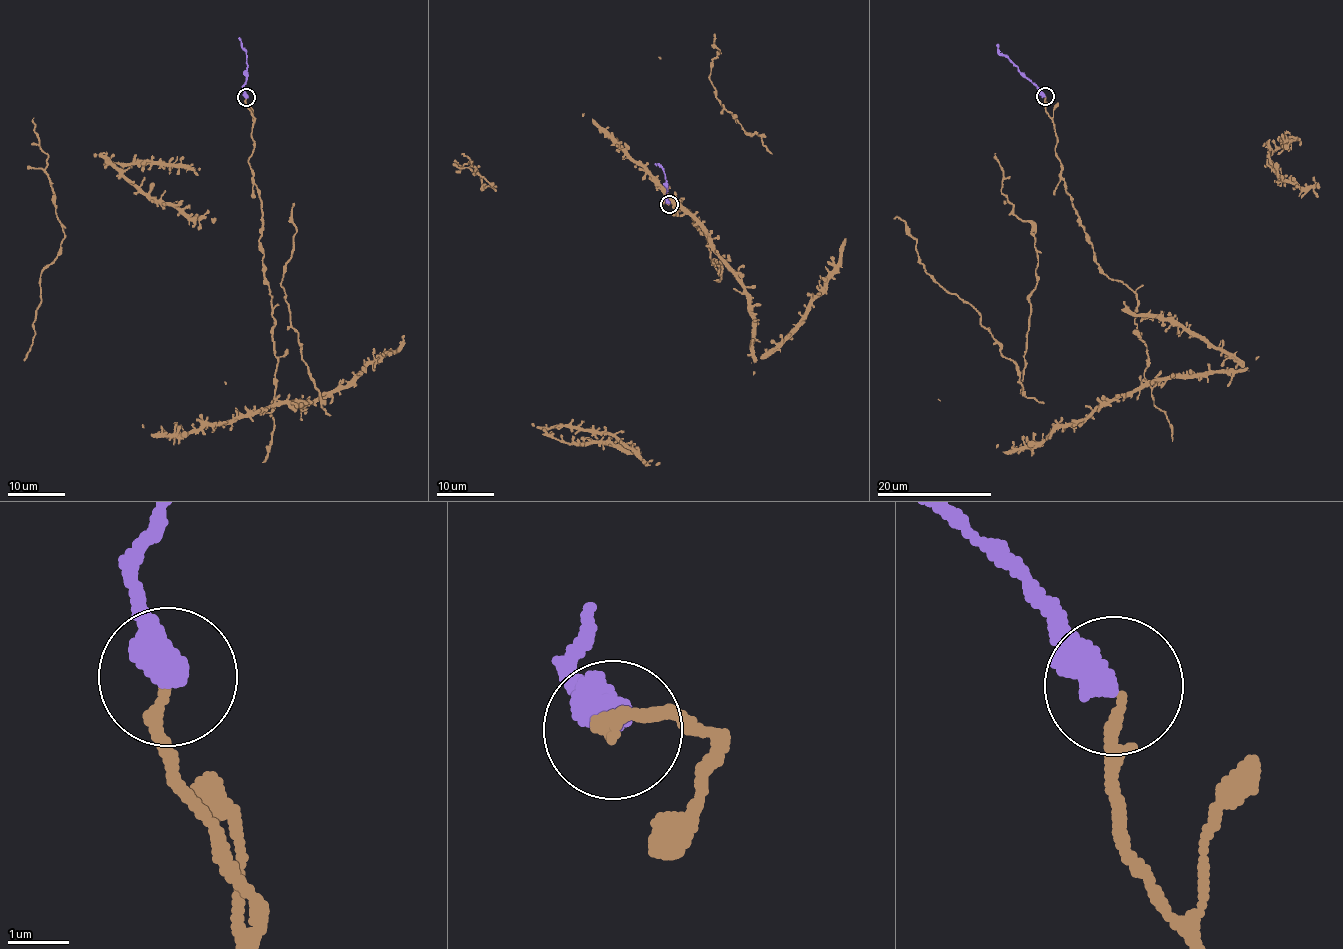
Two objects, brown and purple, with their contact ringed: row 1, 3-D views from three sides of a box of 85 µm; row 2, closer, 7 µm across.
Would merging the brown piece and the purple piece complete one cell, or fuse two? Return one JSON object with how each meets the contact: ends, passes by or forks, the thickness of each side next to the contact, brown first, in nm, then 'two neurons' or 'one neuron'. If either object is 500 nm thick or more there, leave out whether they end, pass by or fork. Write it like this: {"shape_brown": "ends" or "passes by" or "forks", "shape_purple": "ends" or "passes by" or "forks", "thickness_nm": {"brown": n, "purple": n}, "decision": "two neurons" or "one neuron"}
{"thickness_nm": {"brown": 180, "purple": 550}, "decision": "one neuron"}

